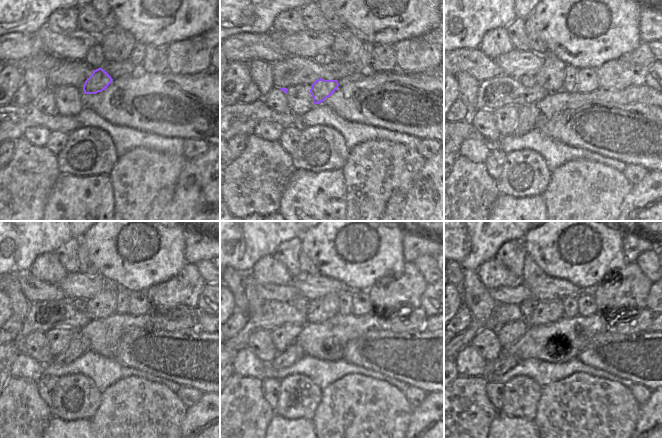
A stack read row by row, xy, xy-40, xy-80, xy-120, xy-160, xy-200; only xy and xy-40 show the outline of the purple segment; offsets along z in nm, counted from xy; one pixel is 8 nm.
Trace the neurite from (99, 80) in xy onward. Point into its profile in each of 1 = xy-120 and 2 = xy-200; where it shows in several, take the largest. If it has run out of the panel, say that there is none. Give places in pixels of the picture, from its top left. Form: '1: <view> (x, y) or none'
1: xy-120 (43, 316)
2: xy-200 (502, 313)

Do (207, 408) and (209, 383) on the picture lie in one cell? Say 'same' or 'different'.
different

